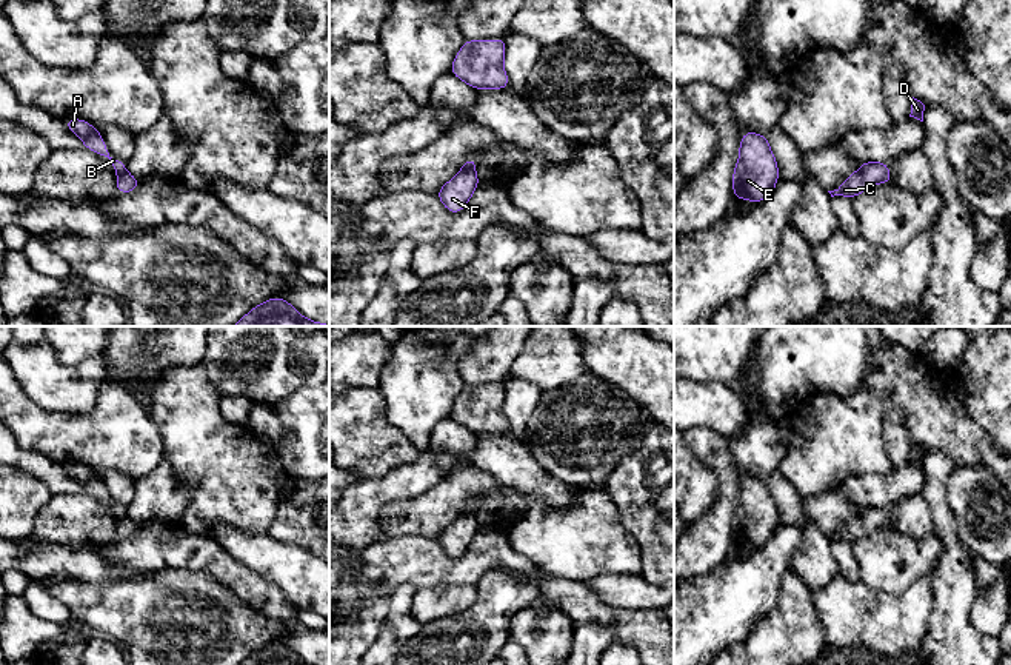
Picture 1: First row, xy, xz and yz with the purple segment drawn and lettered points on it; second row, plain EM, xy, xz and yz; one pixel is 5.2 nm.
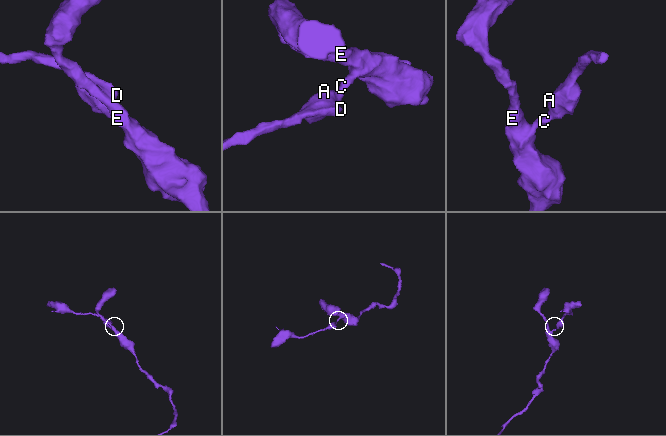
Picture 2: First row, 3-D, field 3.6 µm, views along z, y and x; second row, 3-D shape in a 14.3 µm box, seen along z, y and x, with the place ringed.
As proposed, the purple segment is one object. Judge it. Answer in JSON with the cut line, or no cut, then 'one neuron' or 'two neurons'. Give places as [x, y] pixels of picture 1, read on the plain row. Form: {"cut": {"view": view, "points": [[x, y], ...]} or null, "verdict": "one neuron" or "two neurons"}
{"cut": null, "verdict": "one neuron"}

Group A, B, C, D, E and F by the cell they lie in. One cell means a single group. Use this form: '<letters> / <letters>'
A B C D E F

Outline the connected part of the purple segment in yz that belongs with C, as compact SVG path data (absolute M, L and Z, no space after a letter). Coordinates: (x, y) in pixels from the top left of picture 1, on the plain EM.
M862 506L860 514L851 517L846 525L834 536L828 536L831 542L840 540L854 543L868 533L880 528L893 528L893 520L886 506Z

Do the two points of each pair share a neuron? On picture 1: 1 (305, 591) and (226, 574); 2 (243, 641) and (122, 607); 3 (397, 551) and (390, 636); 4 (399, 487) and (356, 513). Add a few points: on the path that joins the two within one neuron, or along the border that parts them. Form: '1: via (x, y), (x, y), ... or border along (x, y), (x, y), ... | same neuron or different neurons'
1: border along (246, 565), (271, 581), (297, 608) | different neurons
2: via (213, 631), (183, 631), (176, 625), (153, 619) | same neuron
3: border along (416, 588), (400, 584), (390, 598) | different neurons
4: via (388, 488), (377, 491), (367, 502) | same neuron

